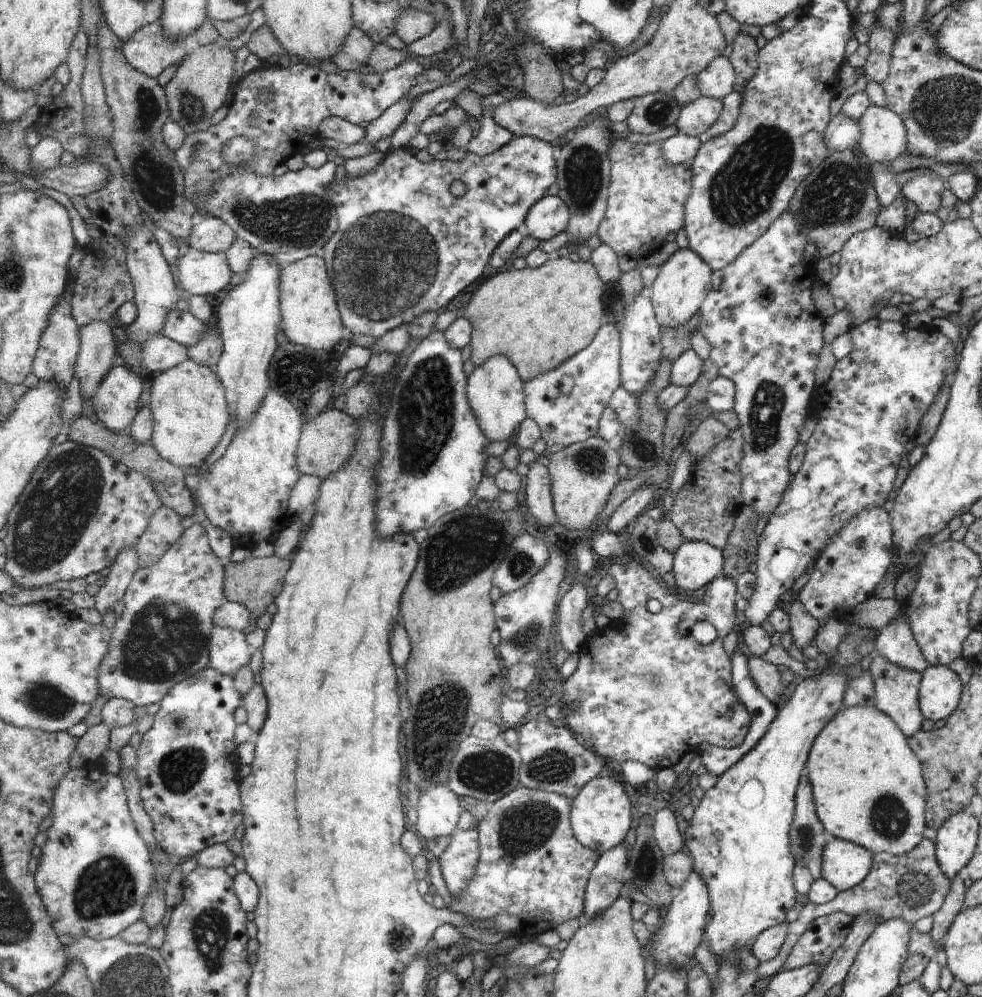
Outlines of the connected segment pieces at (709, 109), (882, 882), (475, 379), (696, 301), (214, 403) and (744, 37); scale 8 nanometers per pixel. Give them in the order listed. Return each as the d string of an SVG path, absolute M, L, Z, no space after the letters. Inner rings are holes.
M700 95L698 101L683 106L682 115L676 126L681 133L698 137L716 124L722 114L723 106L720 99Z
M922 840L916 848L904 855L874 853L870 873L860 885L846 891L840 891L831 902L822 905L809 902L800 908L798 918L792 924L787 924L787 938L780 948L778 956L758 966L758 977L759 979L772 978L780 972L787 955L805 932L808 924L816 918L842 912L852 919L856 919L862 914L872 913L874 917L881 919L899 917L913 925L923 917L934 915L932 912L932 893L932 841Z
M498 355L486 362L486 365L475 368L469 377L469 400L473 410L481 420L482 427L486 430L491 441L510 441L516 438L521 425L529 418L527 408L528 398L525 394L526 381L522 379L518 368L508 356Z
M691 246L680 249L675 256L661 268L661 274L653 290L653 302L658 321L663 328L680 327L692 320L698 310L702 310L705 299L713 289L714 271Z
M187 359L153 378L149 387L155 421L155 436L151 444L174 465L184 469L198 468L220 446L230 426L231 409L222 378L216 369Z
M740 31L736 36L736 40L732 43L733 50L729 60L733 64L733 70L736 72L733 92L735 91L738 94L756 73L759 50L755 40L755 38Z

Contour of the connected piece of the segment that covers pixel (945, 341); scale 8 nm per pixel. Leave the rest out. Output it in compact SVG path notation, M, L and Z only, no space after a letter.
M878 317L869 319L867 322L860 324L858 327L850 328L848 332L852 340L853 350L841 360L836 362L830 380L823 386L813 390L812 401L810 402L810 411L817 415L816 429L810 440L806 443L806 456L802 467L792 479L793 482L786 488L782 496L781 504L776 508L776 511L770 516L770 520L759 537L757 547L757 560L755 586L753 587L752 596L748 599L748 608L742 613L742 625L762 625L765 620L768 620L770 614L778 607L779 599L782 594L790 591L794 584L805 574L808 563L814 558L815 560L823 550L823 547L829 542L829 539L837 534L846 524L857 514L868 506L882 507L888 500L888 494L894 486L900 461L903 459L904 445L914 440L917 436L920 421L928 411L930 405L934 402L935 396L940 390L940 385L944 379L948 380L952 377L956 370L956 361L954 360L955 348L952 347L952 342L946 336L938 332L935 328L928 325L920 325L916 329L904 330L902 323L895 321L883 321Z

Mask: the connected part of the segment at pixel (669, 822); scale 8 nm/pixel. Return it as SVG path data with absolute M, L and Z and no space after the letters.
M670 808L658 812L654 826L657 842L667 856L687 850L686 838L682 834L683 830L680 830L680 822Z

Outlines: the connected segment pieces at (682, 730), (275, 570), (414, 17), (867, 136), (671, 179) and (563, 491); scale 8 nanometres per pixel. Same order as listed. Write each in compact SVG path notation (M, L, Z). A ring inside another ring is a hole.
M639 558L628 564L613 564L609 570L617 582L618 601L624 606L622 619L612 621L600 629L582 646L581 660L576 672L563 683L562 706L566 717L562 725L576 736L590 743L590 750L608 761L620 765L639 761L652 769L673 768L683 756L695 752L700 746L715 745L733 748L742 745L749 732L750 714L738 700L730 680L730 658L722 650L722 640L736 624L736 586L732 579L721 576L706 590L704 600L692 602L674 592L673 588L662 586L652 570L642 566ZM650 600L658 600L663 608L659 614L652 614L648 608ZM684 620L709 622L718 633L714 642L702 646L691 634L682 636L678 624ZM574 704L579 705L576 709Z
M272 557L250 558L245 562L238 563L231 559L225 560L227 571L227 598L250 608L255 618L268 612L268 606L277 601L286 582L286 576L292 569L292 558Z
M407 7L401 13L400 21L397 22L396 34L410 46L432 34L436 28L438 26L432 14Z
M871 105L860 118L862 135L859 141L863 160L872 163L890 163L907 156L907 131L904 122L888 108Z
M617 138L611 149L613 182L609 199L609 210L599 229L600 240L612 246L619 256L640 260L650 257L665 246L664 240L670 232L676 234L686 227L686 204L693 194L693 168L690 165L673 166L665 158L662 142L633 144Z
M600 436L575 443L546 458L553 479L553 498L559 523L571 530L587 530L604 512L610 494L620 484L621 455Z

